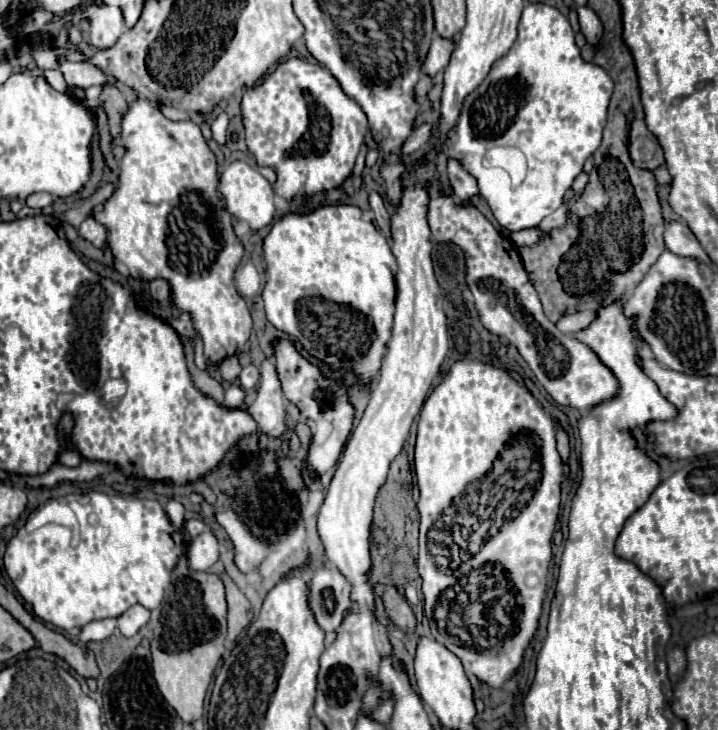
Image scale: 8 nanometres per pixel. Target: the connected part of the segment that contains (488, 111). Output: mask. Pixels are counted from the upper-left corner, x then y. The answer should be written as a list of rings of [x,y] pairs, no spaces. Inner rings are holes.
[[[532,2],[522,10],[518,36],[512,48],[492,64],[480,86],[464,98],[460,116],[444,138],[446,156],[458,160],[478,180],[480,196],[488,202],[494,218],[504,230],[516,232],[534,228],[542,222],[542,218],[562,206],[564,194],[572,186],[574,178],[582,172],[586,158],[590,158],[600,146],[612,88],[612,78],[604,68],[582,60],[568,18],[564,18],[554,6]],[[492,146],[516,146],[524,152],[528,160],[528,174],[522,184],[506,186],[506,182],[500,182],[500,172],[492,174],[482,166],[482,158]]]

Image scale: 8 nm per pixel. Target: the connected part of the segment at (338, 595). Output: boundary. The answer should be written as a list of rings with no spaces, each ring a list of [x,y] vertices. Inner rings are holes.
[[[318,568],[308,580],[308,588],[308,604],[316,624],[324,632],[336,630],[344,618],[344,612],[352,606],[350,588],[344,576],[332,568]]]

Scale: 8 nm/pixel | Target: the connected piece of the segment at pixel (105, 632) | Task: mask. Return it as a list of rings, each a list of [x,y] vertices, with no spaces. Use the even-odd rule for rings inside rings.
[[[116,618],[96,620],[96,622],[92,622],[92,624],[86,624],[86,626],[80,630],[80,640],[82,640],[82,642],[106,640],[114,630],[116,630]]]

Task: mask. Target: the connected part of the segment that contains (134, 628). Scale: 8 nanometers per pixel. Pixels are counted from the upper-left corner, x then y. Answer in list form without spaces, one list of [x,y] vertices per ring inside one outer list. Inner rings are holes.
[[[136,604],[118,616],[118,630],[124,636],[134,636],[150,620],[150,610]]]

